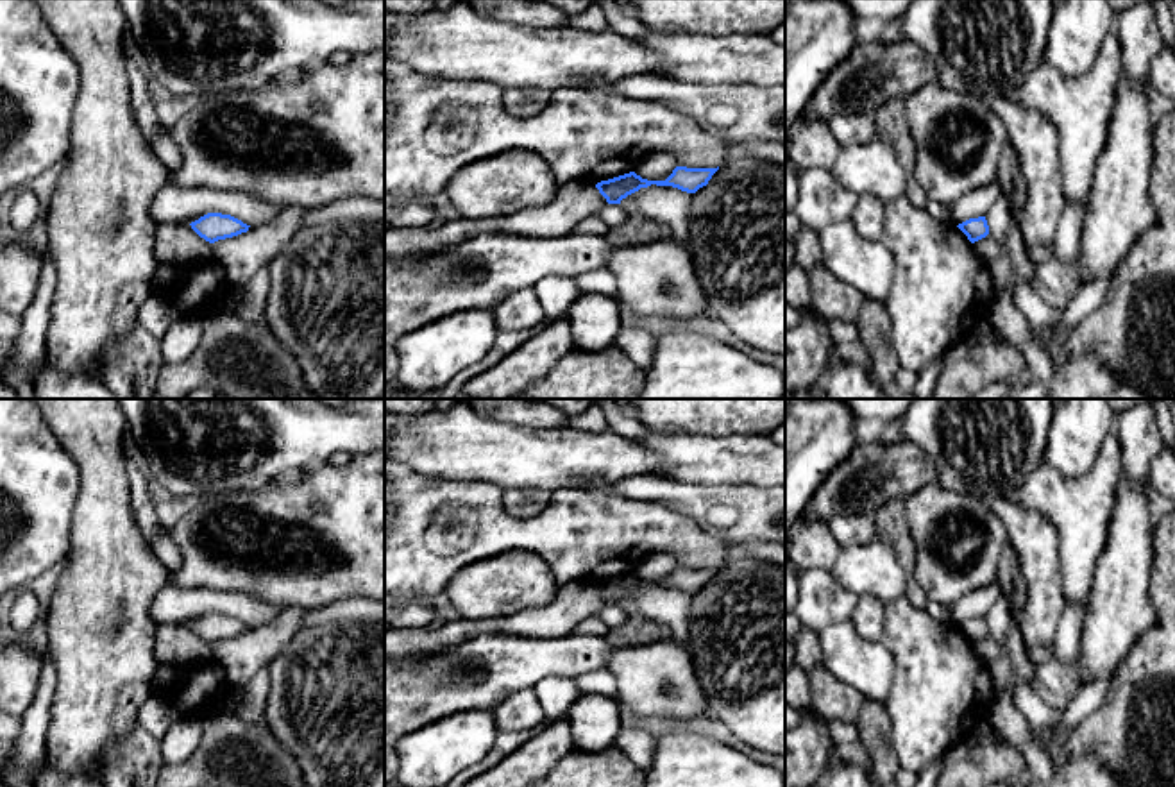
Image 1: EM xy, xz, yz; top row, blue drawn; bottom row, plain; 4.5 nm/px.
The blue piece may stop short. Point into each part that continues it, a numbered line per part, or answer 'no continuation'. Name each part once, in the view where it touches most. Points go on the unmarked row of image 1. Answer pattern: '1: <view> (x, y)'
no continuation

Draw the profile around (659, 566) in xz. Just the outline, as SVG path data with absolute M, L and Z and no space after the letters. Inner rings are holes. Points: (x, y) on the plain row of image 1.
M653 553L637 563L635 574L647 581L665 581L676 567L678 562L672 554Z

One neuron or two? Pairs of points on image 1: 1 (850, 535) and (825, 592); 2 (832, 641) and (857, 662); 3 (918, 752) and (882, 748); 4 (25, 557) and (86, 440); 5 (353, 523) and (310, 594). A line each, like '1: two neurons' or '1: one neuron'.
1: one neuron
2: one neuron
3: two neurons
4: two neurons
5: one neuron

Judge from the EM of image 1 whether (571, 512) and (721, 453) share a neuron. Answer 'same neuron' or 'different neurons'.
different neurons

